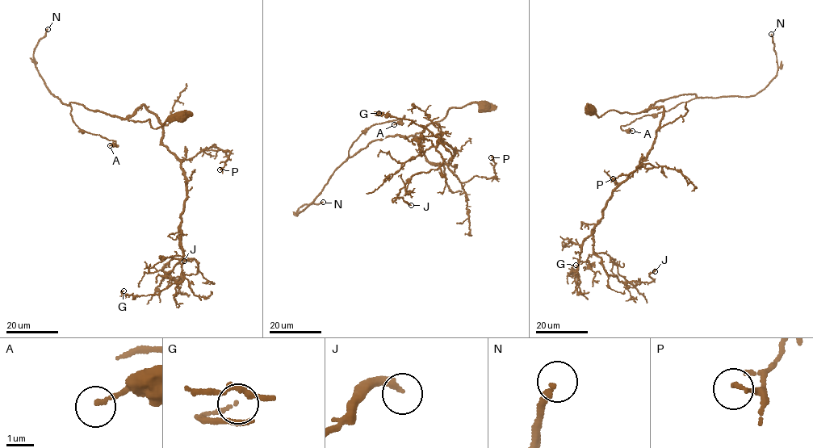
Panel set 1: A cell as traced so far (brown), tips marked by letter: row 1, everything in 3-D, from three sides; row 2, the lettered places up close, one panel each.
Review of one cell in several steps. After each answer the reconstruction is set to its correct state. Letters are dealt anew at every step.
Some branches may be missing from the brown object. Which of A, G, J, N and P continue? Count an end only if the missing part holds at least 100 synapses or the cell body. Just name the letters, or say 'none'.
N

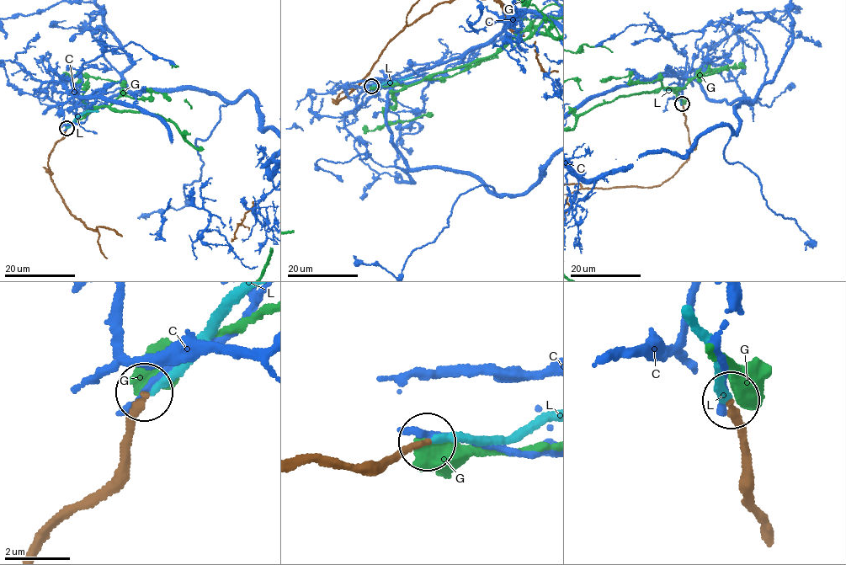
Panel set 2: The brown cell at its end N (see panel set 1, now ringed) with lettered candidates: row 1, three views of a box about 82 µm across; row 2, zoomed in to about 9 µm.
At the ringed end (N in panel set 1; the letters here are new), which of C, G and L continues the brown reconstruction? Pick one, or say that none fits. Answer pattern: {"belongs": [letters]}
{"belongs": ["L"]}

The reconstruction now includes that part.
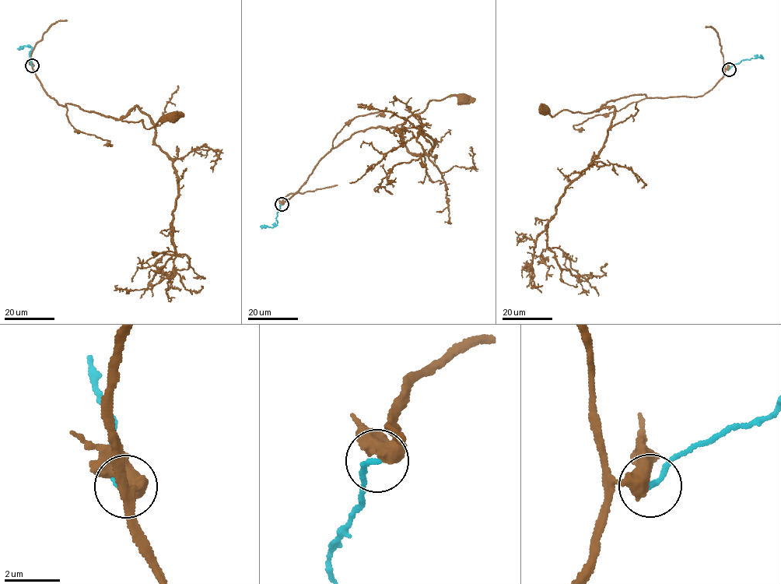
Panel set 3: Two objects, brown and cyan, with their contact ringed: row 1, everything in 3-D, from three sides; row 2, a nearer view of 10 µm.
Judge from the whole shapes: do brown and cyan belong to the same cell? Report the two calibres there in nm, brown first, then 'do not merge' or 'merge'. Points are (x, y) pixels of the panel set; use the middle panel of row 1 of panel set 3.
500/180 nm | merge

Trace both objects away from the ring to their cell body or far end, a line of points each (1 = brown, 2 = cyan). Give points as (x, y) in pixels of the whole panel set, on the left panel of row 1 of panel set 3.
1: (33, 65), (58, 104), (124, 117), (127, 123), (142, 120), (147, 128), (173, 117)
2: (32, 65), (29, 54), (32, 47), (22, 46), (17, 48)

